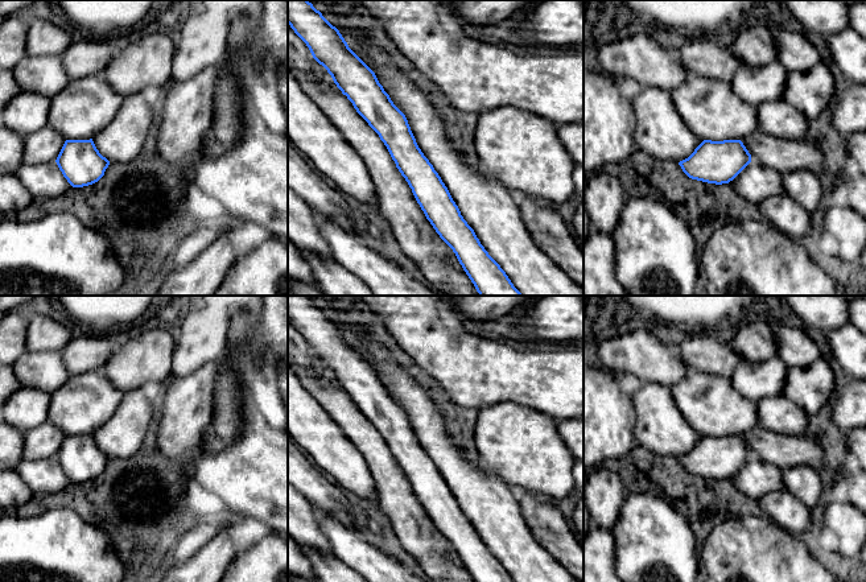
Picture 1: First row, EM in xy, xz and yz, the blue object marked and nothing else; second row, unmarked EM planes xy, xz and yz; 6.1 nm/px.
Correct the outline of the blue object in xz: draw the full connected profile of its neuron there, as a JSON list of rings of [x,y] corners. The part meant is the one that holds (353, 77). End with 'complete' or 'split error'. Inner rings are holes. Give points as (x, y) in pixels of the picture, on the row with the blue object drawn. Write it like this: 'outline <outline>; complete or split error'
outline [[[288,0],[288,24],[306,44],[313,58],[327,70],[337,87],[352,103],[356,112],[379,135],[396,168],[412,189],[426,219],[440,238],[453,249],[479,296],[521,296],[461,215],[441,177],[418,148],[405,115],[393,104],[375,73],[349,48],[339,30],[308,0]]]; complete

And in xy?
outline [[[92,139],[66,140],[55,162],[73,187],[98,182],[110,165],[110,161],[96,149]]]; complete

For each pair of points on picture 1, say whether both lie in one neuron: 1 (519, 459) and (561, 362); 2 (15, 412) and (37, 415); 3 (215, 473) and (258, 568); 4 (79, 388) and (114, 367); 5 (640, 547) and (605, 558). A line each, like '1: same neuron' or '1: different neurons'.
1: different neurons
2: same neuron
3: different neurons
4: different neurons
5: different neurons

